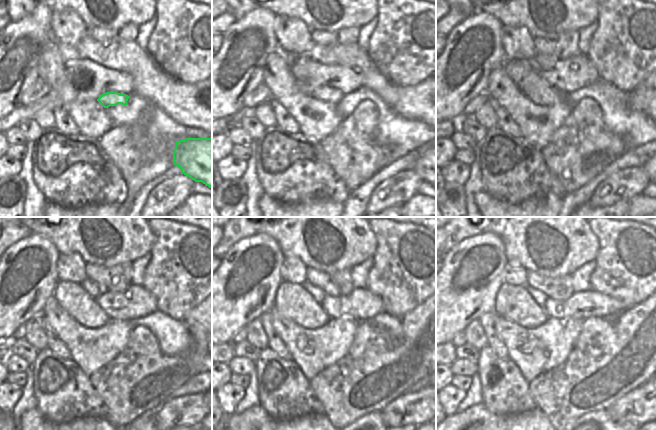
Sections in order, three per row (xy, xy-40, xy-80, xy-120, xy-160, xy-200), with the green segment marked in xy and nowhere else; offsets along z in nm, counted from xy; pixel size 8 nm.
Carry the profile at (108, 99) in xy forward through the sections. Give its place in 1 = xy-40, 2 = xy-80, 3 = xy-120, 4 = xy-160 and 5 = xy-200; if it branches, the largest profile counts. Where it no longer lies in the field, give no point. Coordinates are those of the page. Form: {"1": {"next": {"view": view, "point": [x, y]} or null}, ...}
{"1": {"next": {"view": "xy-40", "point": [326, 94]}}, "2": {"next": {"view": "xy-80", "point": [528, 79]}}, "3": {"next": {"view": "xy-120", "point": [71, 297]}}, "4": {"next": {"view": "xy-160", "point": [292, 301]}}, "5": {"next": {"view": "xy-200", "point": [514, 303]}}}

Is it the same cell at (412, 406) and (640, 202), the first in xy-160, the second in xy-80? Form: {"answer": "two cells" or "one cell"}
{"answer": "two cells"}

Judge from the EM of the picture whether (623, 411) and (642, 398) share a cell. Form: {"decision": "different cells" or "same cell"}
{"decision": "same cell"}

